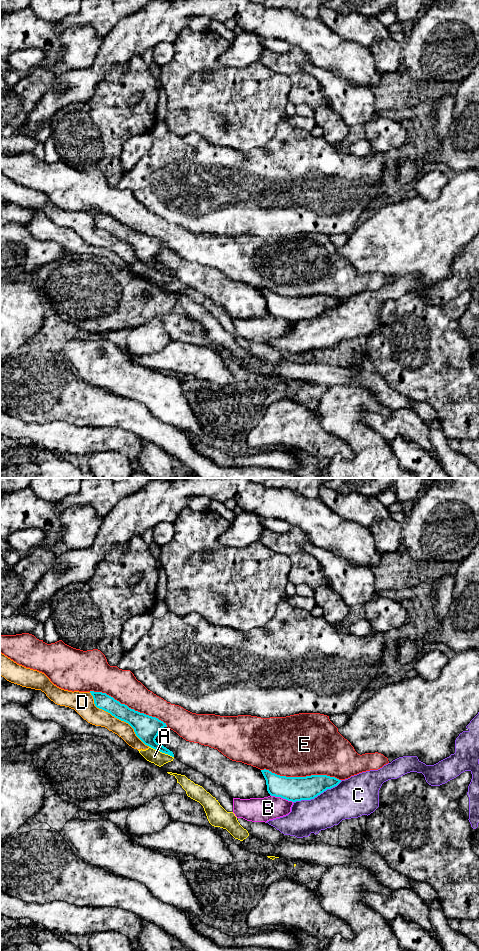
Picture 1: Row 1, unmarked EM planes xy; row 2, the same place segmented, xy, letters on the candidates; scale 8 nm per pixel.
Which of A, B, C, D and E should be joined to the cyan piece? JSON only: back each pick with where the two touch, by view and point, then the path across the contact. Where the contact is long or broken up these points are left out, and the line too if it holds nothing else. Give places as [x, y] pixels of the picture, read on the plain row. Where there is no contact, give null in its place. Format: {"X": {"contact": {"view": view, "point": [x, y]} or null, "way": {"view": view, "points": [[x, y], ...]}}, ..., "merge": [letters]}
{"merge": []}

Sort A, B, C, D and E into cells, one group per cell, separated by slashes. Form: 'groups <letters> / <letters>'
groups A D / B / C / E

